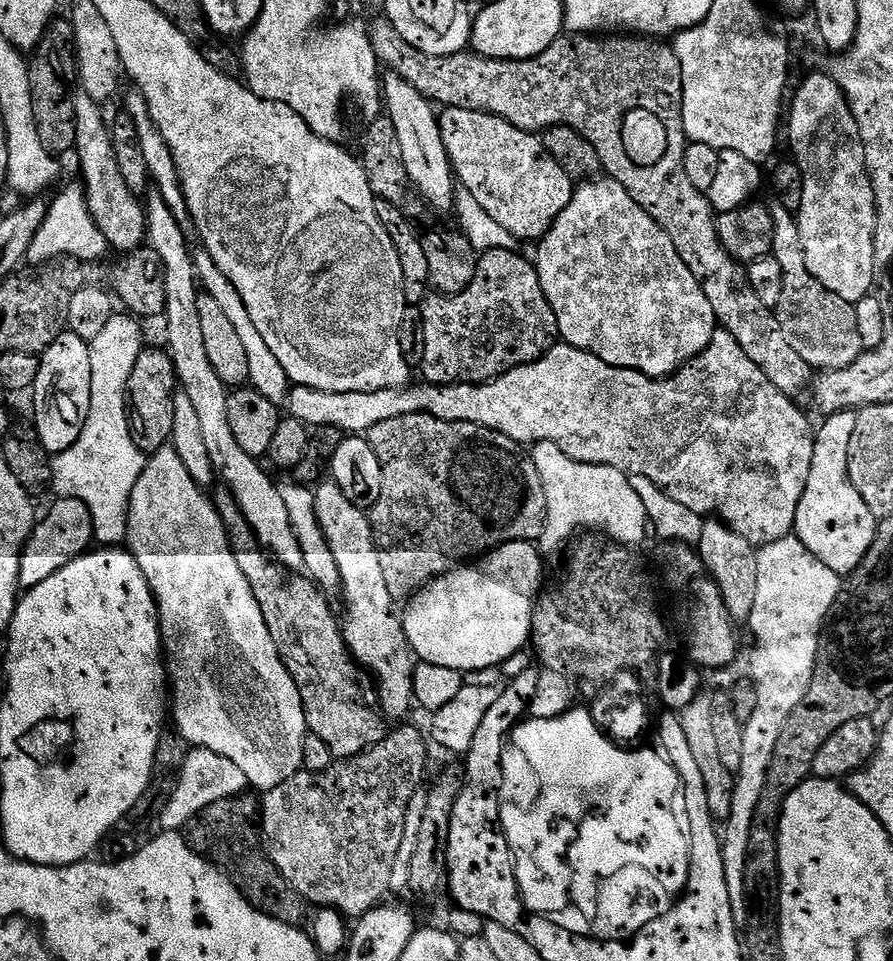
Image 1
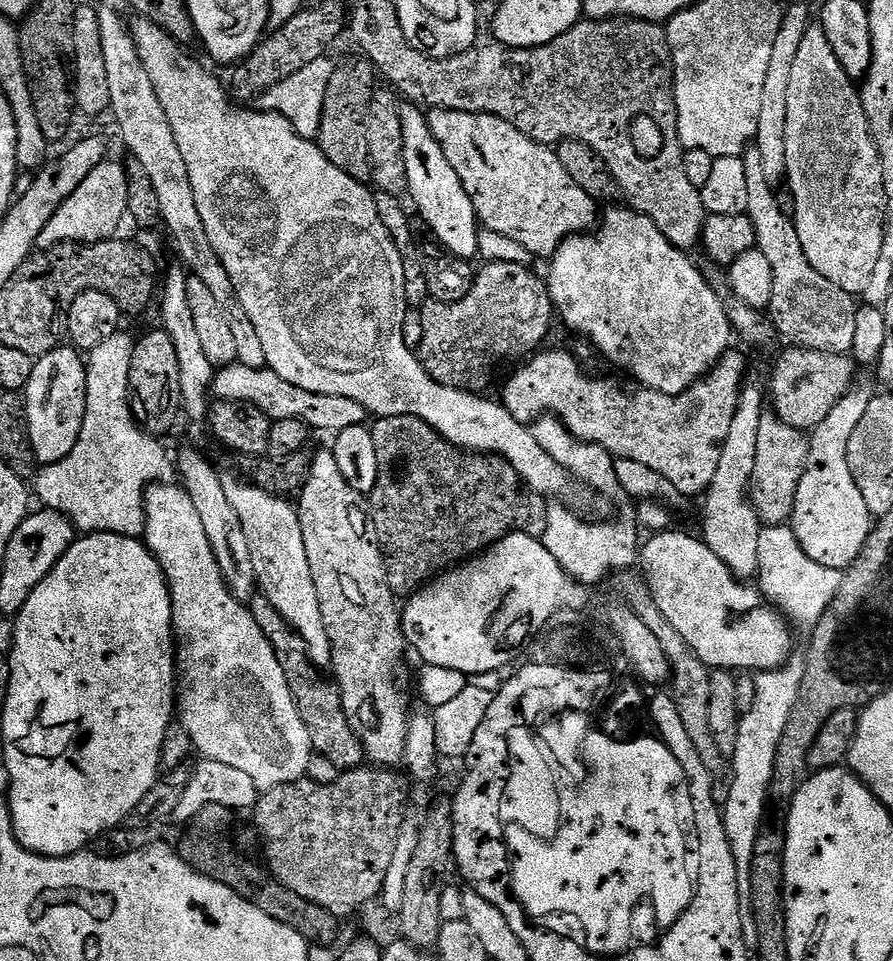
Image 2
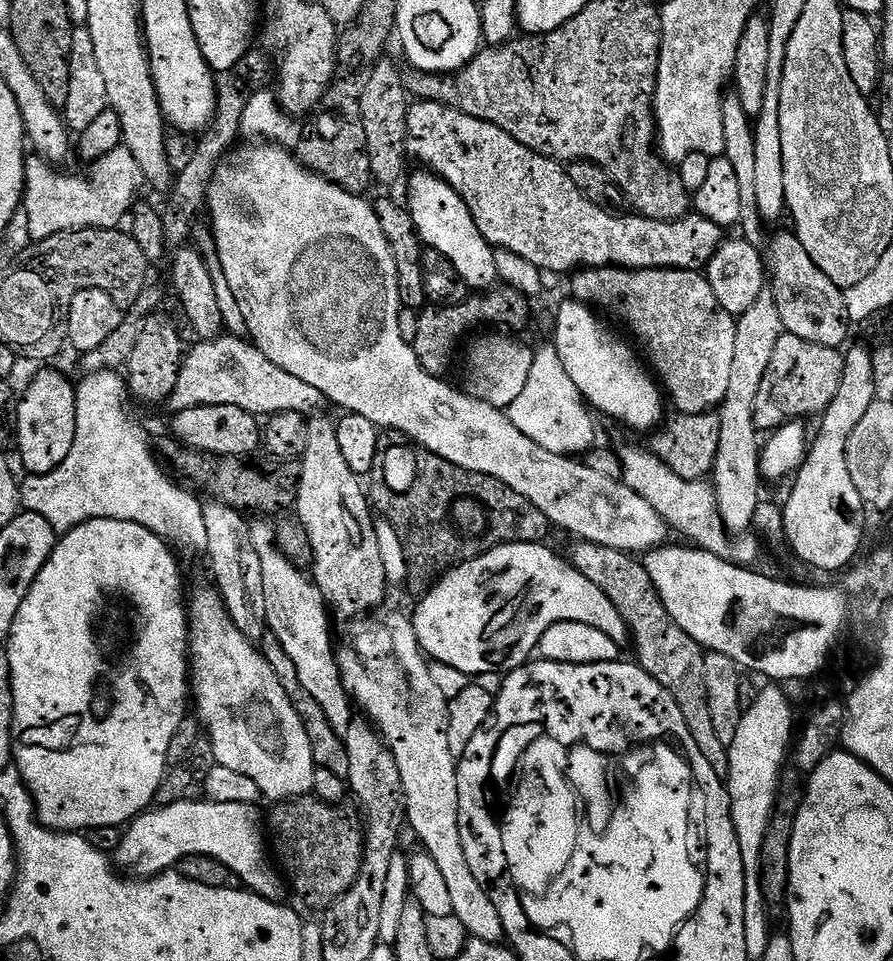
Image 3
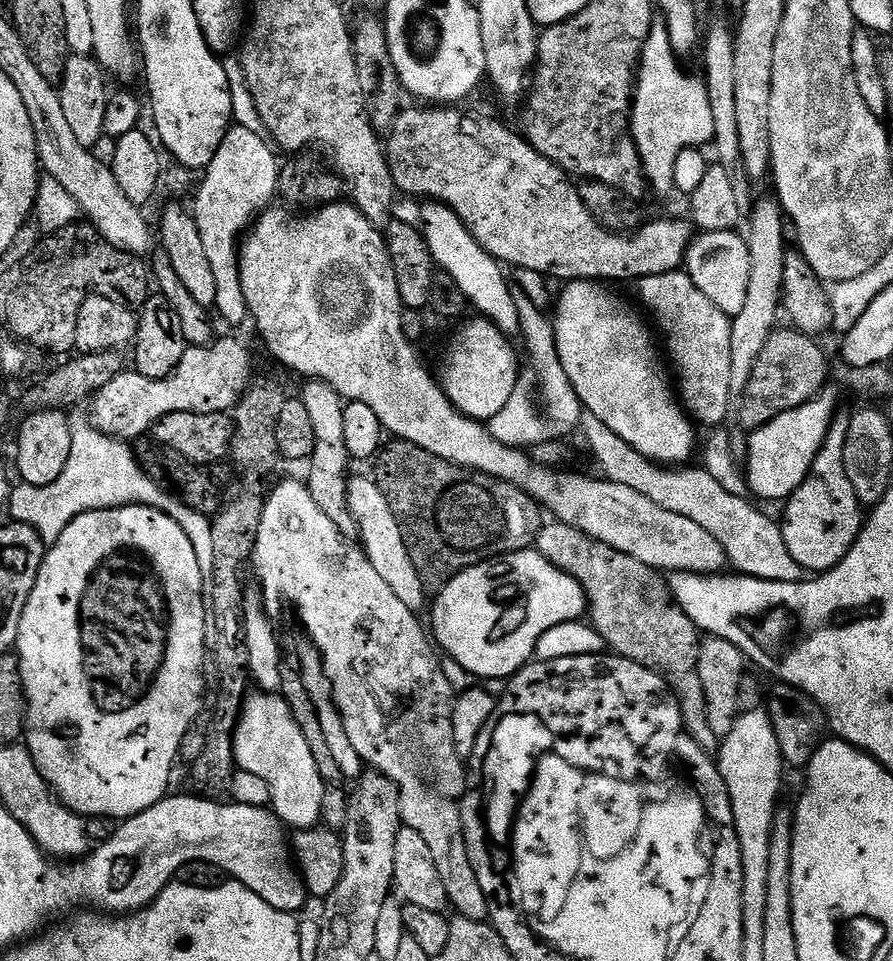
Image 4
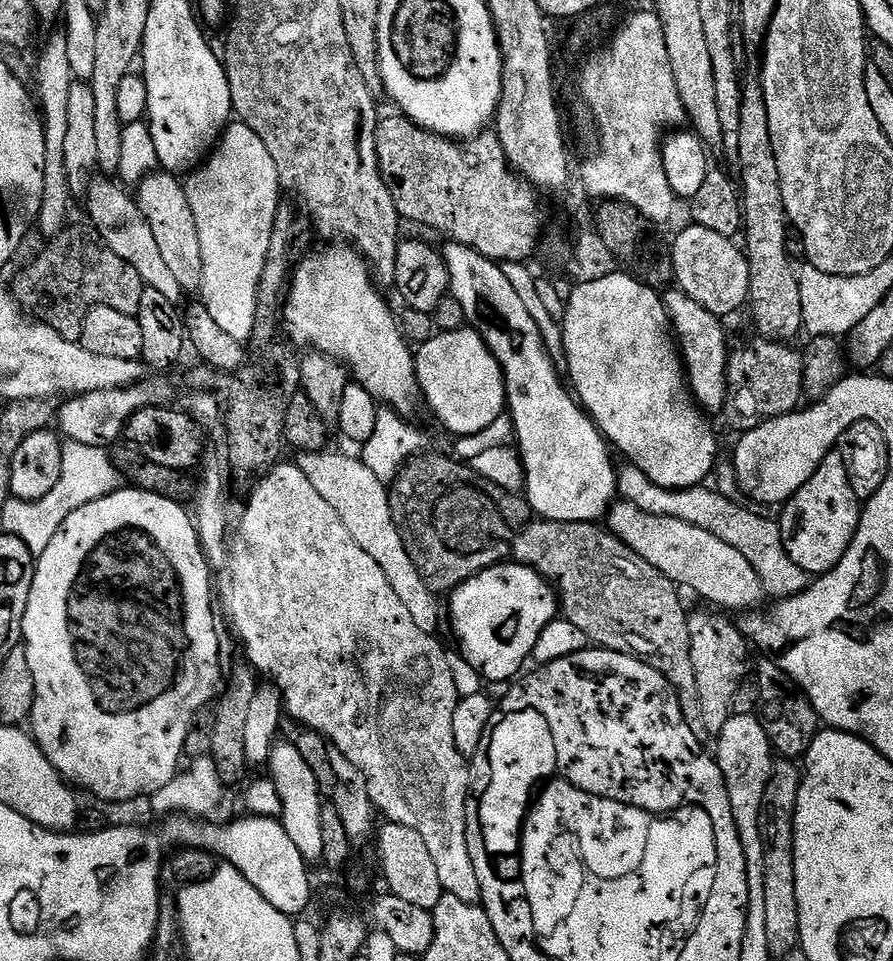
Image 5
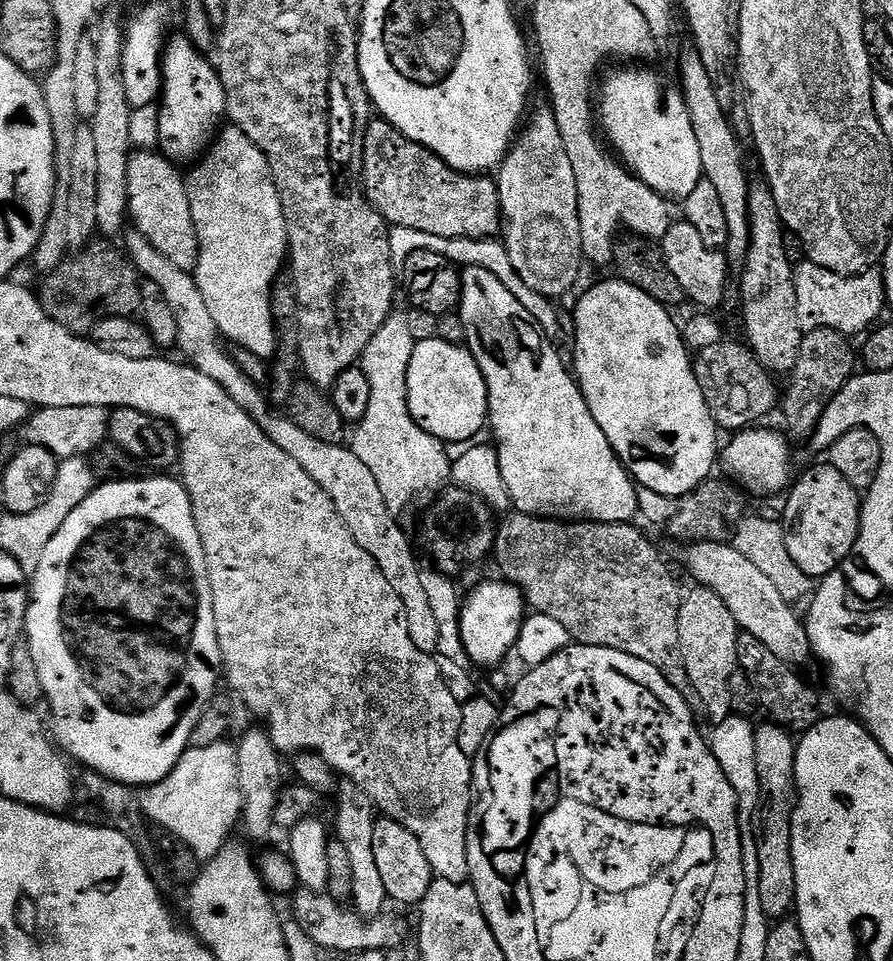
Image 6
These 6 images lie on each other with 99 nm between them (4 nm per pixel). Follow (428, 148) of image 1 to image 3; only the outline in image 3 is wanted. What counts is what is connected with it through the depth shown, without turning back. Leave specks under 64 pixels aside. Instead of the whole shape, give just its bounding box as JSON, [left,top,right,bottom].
[406,171,498,289]

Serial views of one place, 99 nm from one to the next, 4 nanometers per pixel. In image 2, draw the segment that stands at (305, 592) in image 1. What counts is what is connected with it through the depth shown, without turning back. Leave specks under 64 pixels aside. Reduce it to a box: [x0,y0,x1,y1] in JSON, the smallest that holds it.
[250,594,365,770]

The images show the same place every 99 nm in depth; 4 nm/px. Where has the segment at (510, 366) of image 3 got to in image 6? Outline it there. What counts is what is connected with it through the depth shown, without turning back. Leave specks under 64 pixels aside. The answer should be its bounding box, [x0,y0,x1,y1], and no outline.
[407,339,488,444]

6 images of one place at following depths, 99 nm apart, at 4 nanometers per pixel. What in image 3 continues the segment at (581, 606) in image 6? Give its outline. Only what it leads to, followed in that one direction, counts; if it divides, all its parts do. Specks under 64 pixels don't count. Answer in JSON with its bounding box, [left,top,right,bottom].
[570,540,718,754]

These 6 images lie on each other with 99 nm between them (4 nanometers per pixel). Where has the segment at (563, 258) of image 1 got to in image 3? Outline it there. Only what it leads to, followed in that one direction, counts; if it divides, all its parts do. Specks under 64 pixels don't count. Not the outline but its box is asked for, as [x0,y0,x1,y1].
[571,268,737,416]

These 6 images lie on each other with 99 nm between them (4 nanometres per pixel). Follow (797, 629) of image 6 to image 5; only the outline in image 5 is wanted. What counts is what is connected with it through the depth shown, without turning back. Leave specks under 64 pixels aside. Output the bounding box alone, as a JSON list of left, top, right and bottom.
[606,498,766,610]

